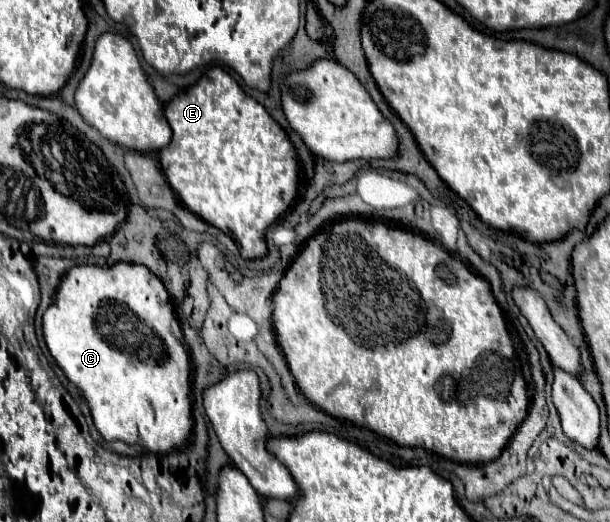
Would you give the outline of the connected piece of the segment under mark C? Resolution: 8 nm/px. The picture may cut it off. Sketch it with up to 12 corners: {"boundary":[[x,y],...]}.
{"boundary":[[72,267],[44,313],[96,429],[166,455],[192,359],[146,267]]}

